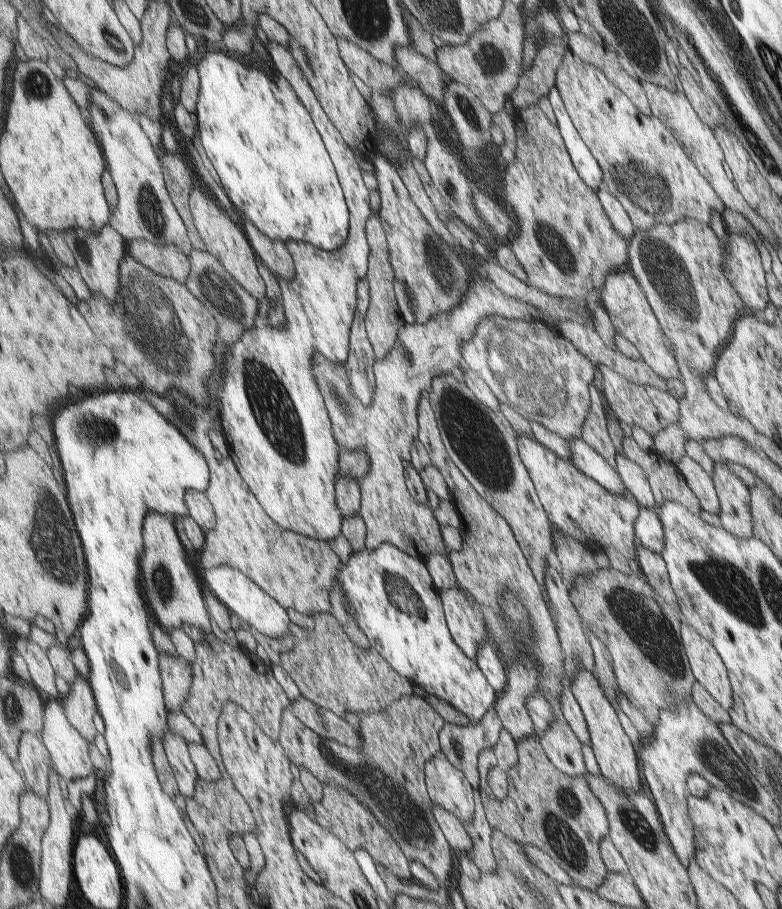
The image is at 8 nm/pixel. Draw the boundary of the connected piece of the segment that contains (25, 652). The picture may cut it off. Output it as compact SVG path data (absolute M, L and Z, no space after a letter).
M18 637L14 646L25 658L29 674L31 674L31 683L38 689L43 699L45 701L58 699L57 674L51 665L47 652L29 638Z

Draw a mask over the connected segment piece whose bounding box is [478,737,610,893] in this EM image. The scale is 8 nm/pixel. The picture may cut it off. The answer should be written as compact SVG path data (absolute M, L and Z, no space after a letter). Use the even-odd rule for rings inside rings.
M540 738L516 741L519 764L511 768L508 777L509 796L498 800L487 784L487 771L496 764L490 748L479 754L479 788L481 804L489 827L499 830L517 844L530 844L544 851L573 880L576 886L596 893L606 879L606 869L599 855L599 842L609 833L599 798L583 776L571 777L555 767L548 758Z

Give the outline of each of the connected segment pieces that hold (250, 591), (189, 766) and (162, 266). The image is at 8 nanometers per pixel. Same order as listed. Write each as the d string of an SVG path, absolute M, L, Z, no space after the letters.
M223 564L217 568L199 569L199 576L203 578L203 588L209 588L209 592L215 594L219 601L234 612L245 625L252 626L269 638L283 638L285 634L291 633L291 618L285 607L281 606L273 596L267 594L261 586L250 580L241 570Z
M169 729L163 743L169 763L175 772L180 794L185 796L186 800L193 798L197 788L198 773L191 759L188 742Z
M136 239L127 242L126 254L159 275L173 278L182 284L189 280L191 274L189 255L178 251L173 245L159 246L153 242Z

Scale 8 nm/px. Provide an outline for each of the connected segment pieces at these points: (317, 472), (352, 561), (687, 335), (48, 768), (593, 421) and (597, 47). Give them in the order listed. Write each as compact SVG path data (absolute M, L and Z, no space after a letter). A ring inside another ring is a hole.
M273 41L267 42L266 50L276 70L287 78L287 82L291 82L295 93L303 100L311 118L314 118L315 126L318 126L319 134L322 134L323 142L326 142L329 148L331 160L346 194L347 206L350 208L350 234L347 244L335 251L319 249L304 241L291 240L285 243L297 269L293 281L279 279L285 309L285 326L279 328L271 324L263 328L255 326L251 330L245 330L243 336L235 342L231 352L233 359L227 364L223 378L220 395L223 402L221 416L224 437L231 451L230 456L259 503L263 504L267 514L271 514L271 518L275 518L275 522L279 522L287 530L328 541L337 538L343 529L344 517L336 498L339 444L335 438L326 399L319 388L317 378L314 378L314 362L318 354L325 354L329 360L343 364L351 354L351 328L357 314L358 285L360 281L367 279L369 273L370 242L367 236L367 222L371 214L374 214L374 210L371 206L371 191L363 180L361 172L363 169L359 166L355 153L327 116L295 56L283 44Z
M383 542L375 550L351 552L349 560L341 564L343 568L335 584L347 594L351 604L349 614L369 638L371 648L411 683L455 706L472 724L479 724L497 706L500 695L481 671L478 661L469 658L454 639L442 598L424 561Z
M687 216L671 225L657 223L648 230L635 229L626 245L626 254L627 269L635 278L652 309L664 336L666 347L669 348L680 373L679 380L683 385L685 396L678 400L677 422L683 428L685 436L695 442L723 438L723 436L739 436L749 442L749 438L753 435L751 424L745 418L735 418L730 411L720 410L709 398L703 385L703 379L712 373L719 350L725 348L731 339L730 330L735 318L745 311L741 298L737 298L731 284L723 276L723 248L719 240L711 232L709 225L701 224L695 218Z
M23 732L19 744L19 766L23 769L28 788L47 798L50 793L50 777L54 761L40 735Z
M594 385L590 386L591 396L591 412L589 416L585 418L585 424L583 424L583 439L589 446L595 448L596 452L599 452L599 456L615 469L615 456L616 452L609 440L607 434L607 426L605 426L605 410L603 410L605 403L599 394L599 389Z
M580 30L578 32L569 31L569 49L587 64L595 66L609 83L619 88L619 91L627 96L638 112L649 116L650 109L647 98L641 90L640 82L624 72L616 56L611 54L606 46L595 42L593 38L589 38Z

